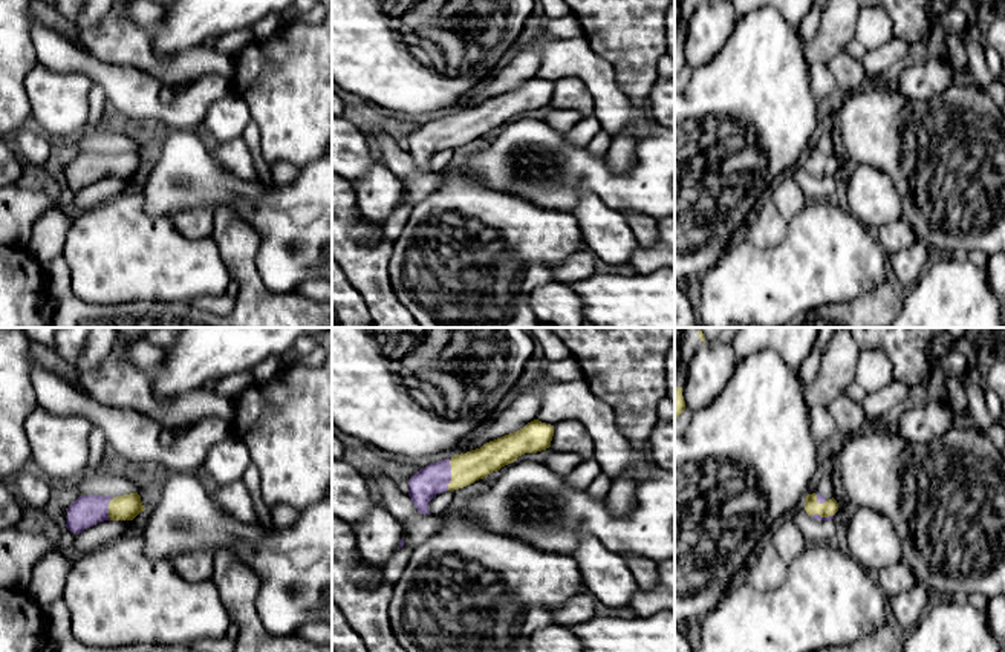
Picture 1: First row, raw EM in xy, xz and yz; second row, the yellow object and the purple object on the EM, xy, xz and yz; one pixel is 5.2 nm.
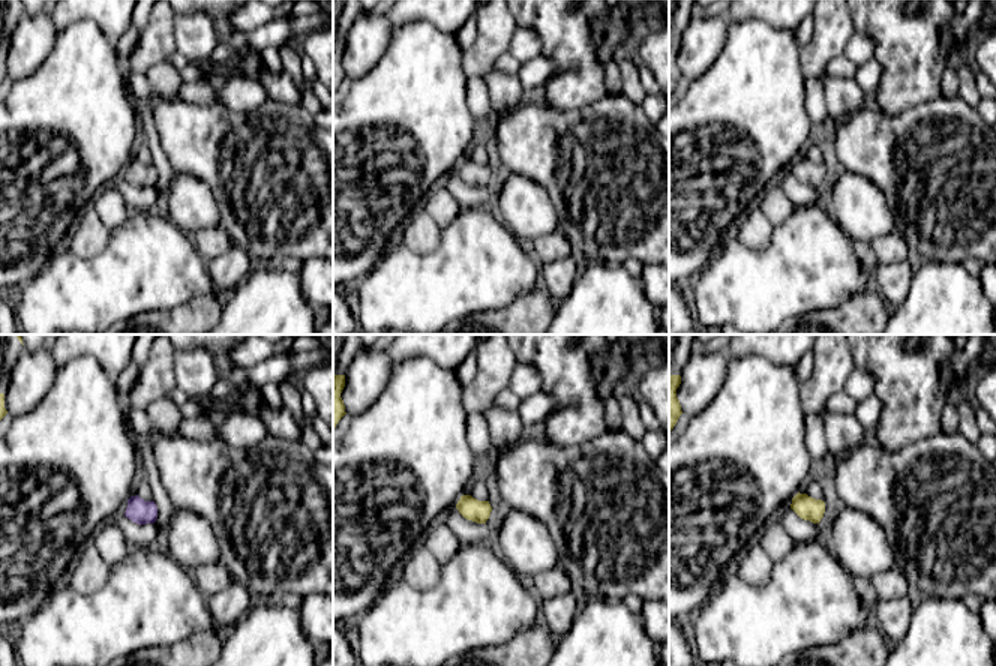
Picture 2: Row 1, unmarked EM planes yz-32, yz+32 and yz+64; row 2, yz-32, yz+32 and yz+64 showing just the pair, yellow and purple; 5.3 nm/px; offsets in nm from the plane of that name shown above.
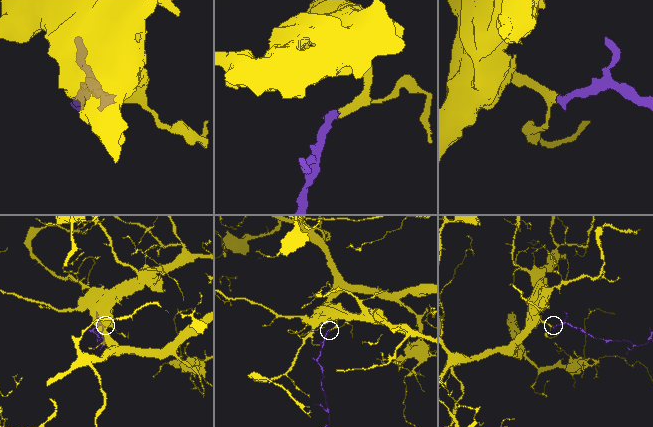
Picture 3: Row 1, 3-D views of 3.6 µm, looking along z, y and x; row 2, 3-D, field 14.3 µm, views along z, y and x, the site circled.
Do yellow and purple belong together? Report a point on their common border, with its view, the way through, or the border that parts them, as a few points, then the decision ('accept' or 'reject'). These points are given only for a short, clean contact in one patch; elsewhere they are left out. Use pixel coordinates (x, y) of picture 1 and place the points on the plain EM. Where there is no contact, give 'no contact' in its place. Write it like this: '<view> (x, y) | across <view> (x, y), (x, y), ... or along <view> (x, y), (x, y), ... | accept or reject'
xz (452, 132) | across xz (468, 124), (452, 132), (427, 140) | accept

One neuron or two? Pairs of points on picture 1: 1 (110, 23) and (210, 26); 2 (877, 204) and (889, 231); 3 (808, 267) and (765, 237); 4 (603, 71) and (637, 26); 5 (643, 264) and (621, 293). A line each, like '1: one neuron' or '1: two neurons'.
1: two neurons
2: two neurons
3: two neurons
4: two neurons
5: two neurons

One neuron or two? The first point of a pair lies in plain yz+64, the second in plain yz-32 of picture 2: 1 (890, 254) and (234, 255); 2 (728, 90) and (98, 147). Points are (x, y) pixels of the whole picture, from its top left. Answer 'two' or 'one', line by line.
1: two
2: one

